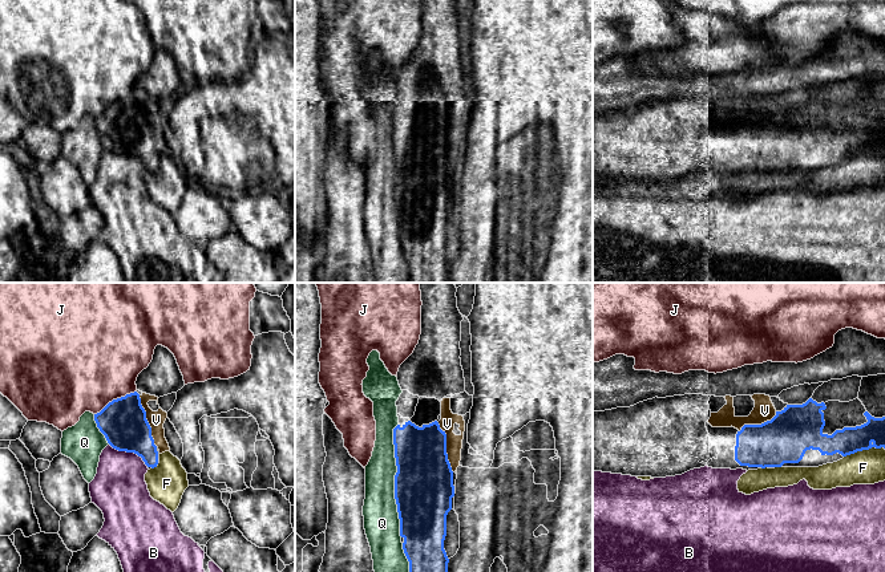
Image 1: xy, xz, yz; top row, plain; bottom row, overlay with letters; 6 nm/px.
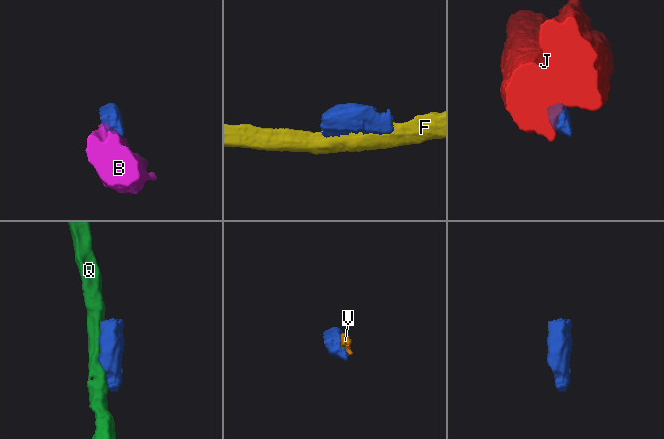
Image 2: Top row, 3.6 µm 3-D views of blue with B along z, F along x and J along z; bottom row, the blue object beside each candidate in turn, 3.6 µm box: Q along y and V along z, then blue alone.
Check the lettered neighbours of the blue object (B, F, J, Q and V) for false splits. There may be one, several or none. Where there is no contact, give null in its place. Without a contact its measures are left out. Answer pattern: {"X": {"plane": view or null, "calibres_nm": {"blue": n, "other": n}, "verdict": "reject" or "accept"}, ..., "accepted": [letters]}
{"B": {"plane": "xy", "calibres_nm": {"blue": 280, "other": 320}, "verdict": "reject"}, "F": {"plane": "yz", "calibres_nm": {"blue": 160, "other": 200}, "verdict": "reject"}, "J": {"plane": "xy", "calibres_nm": {"blue": 280, "other": 480}, "verdict": "reject"}, "Q": {"plane": "xz", "calibres_nm": {"blue": 360, "other": 220}, "verdict": "reject"}, "V": {"plane": "xy", "calibres_nm": {"blue": 280, "other": 100}, "verdict": "accept"}, "accepted": ["V"]}

